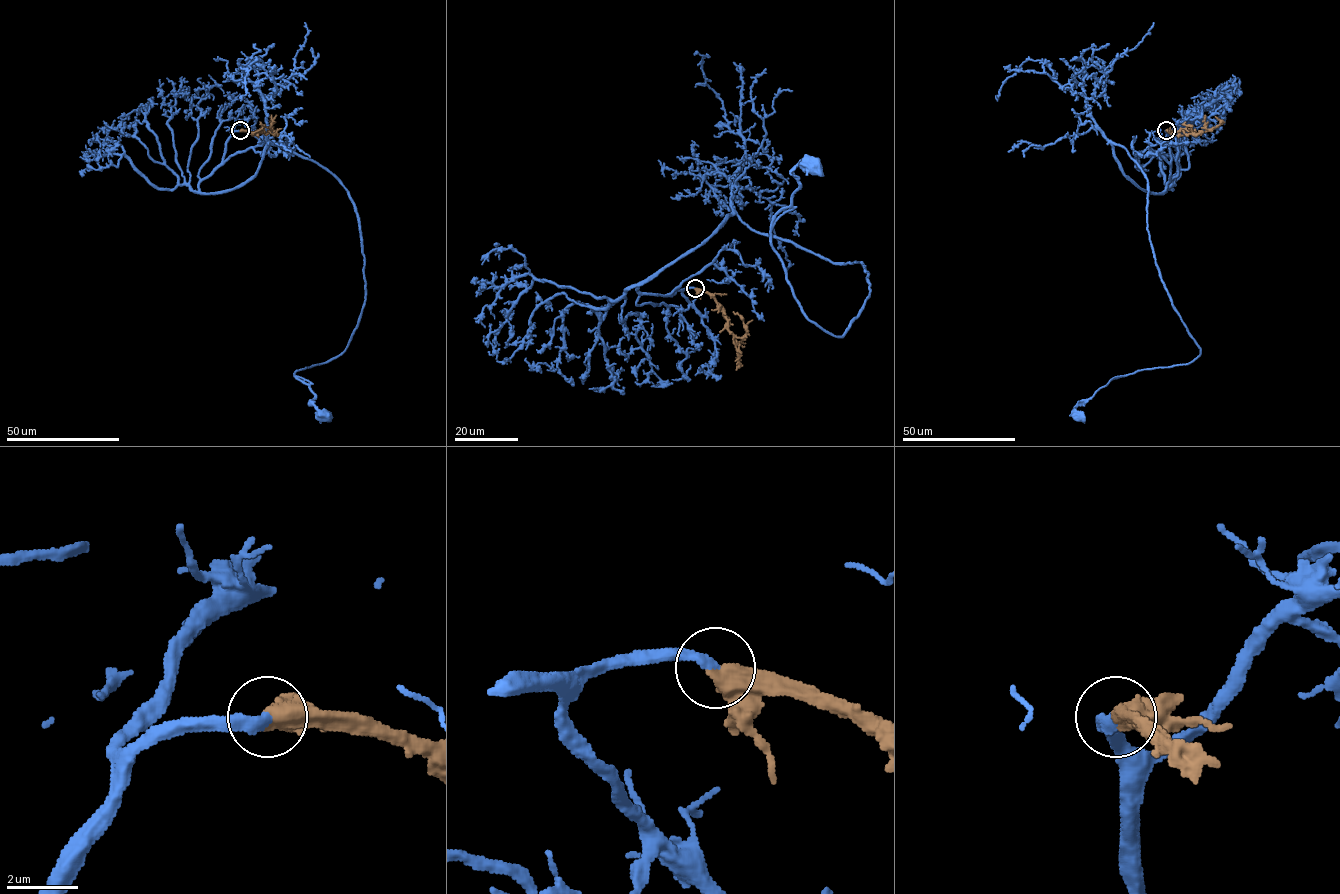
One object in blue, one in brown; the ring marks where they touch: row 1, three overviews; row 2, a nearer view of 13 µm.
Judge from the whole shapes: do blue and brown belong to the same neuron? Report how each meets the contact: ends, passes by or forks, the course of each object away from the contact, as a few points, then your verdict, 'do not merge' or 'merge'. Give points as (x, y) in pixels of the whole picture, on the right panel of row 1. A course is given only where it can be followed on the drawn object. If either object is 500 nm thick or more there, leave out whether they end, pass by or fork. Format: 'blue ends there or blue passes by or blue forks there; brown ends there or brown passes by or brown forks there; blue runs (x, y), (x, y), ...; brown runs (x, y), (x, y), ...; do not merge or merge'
blue runs (1166, 130), (1162, 193), (1132, 182), (1114, 150), (1148, 182), (1155, 263), (1200, 354), (1113, 378), (1077, 415); brown runs (1166, 130), (1210, 130), (1220, 121), (1215, 116); merge

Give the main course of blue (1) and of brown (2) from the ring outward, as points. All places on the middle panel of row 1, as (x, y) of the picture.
1: (695, 288), (637, 288), (737, 215), (861, 262), (844, 333), (807, 317), (771, 242), (812, 165)
2: (695, 288), (707, 291), (723, 312), (727, 328), (733, 335), (736, 357)

